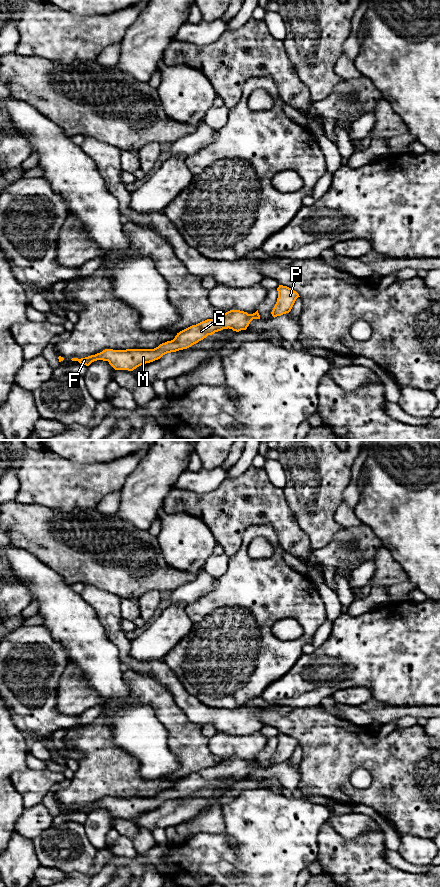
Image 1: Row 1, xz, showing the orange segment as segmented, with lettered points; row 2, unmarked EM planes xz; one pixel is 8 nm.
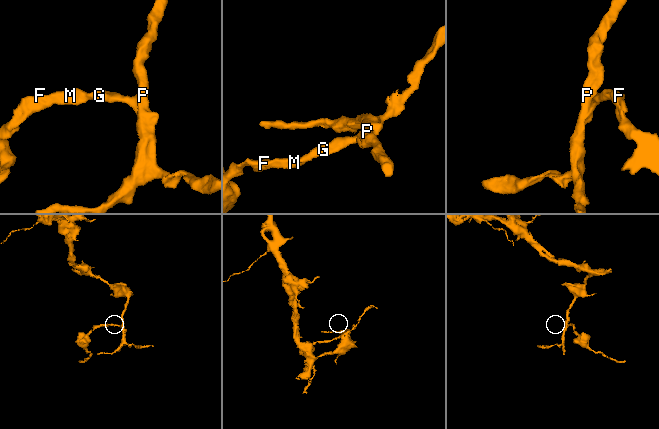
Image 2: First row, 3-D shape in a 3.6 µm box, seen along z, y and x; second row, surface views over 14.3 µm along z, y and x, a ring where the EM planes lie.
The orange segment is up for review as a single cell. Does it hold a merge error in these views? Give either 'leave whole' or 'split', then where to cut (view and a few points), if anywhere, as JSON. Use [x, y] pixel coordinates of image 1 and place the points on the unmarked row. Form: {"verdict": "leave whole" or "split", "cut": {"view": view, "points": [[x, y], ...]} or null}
{"verdict": "leave whole", "cut": null}

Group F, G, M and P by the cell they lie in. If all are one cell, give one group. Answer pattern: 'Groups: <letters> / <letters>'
Groups: F G M P

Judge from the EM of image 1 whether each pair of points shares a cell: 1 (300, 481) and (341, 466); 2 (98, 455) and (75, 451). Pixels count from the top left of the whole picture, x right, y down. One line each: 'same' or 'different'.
1: same
2: same

